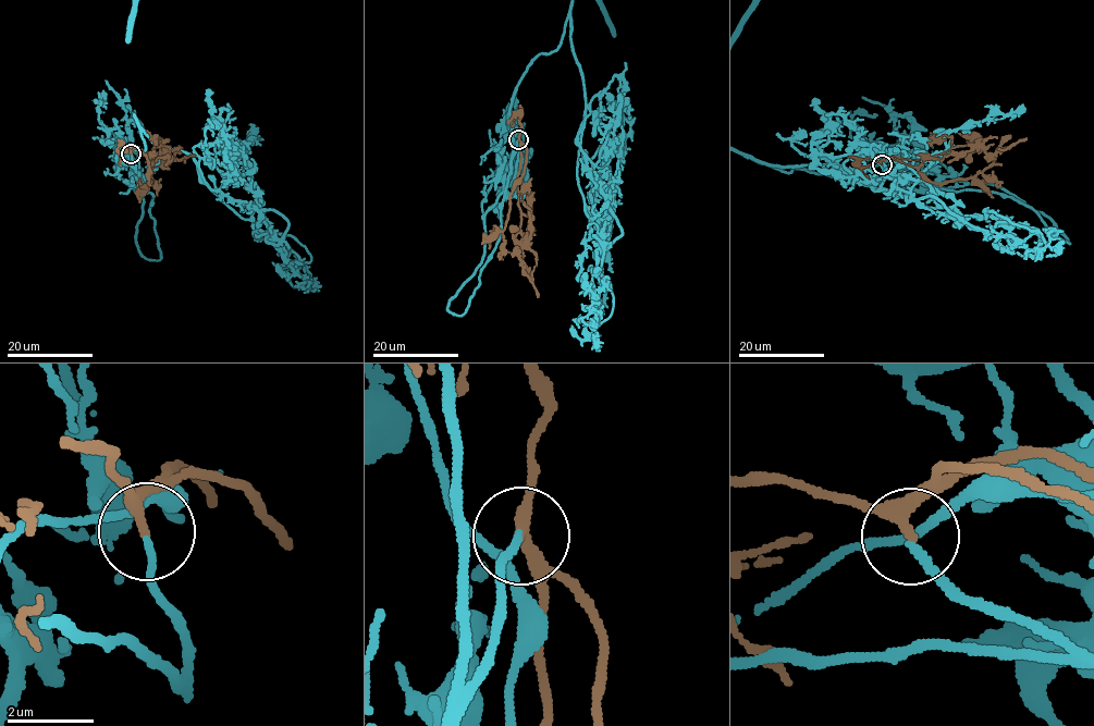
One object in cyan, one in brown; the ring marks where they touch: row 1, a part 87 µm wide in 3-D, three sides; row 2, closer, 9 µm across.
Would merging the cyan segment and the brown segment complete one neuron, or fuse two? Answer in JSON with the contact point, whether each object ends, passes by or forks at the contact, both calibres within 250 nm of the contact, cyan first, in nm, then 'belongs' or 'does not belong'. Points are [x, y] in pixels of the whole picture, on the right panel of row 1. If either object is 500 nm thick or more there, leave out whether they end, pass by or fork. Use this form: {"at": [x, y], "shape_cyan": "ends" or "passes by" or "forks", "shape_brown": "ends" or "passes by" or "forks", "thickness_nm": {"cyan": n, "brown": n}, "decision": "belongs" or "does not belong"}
{"at": [882, 164], "shape_cyan": "forks", "shape_brown": "passes by", "thickness_nm": {"cyan": 90, "brown": 240}, "decision": "belongs"}

